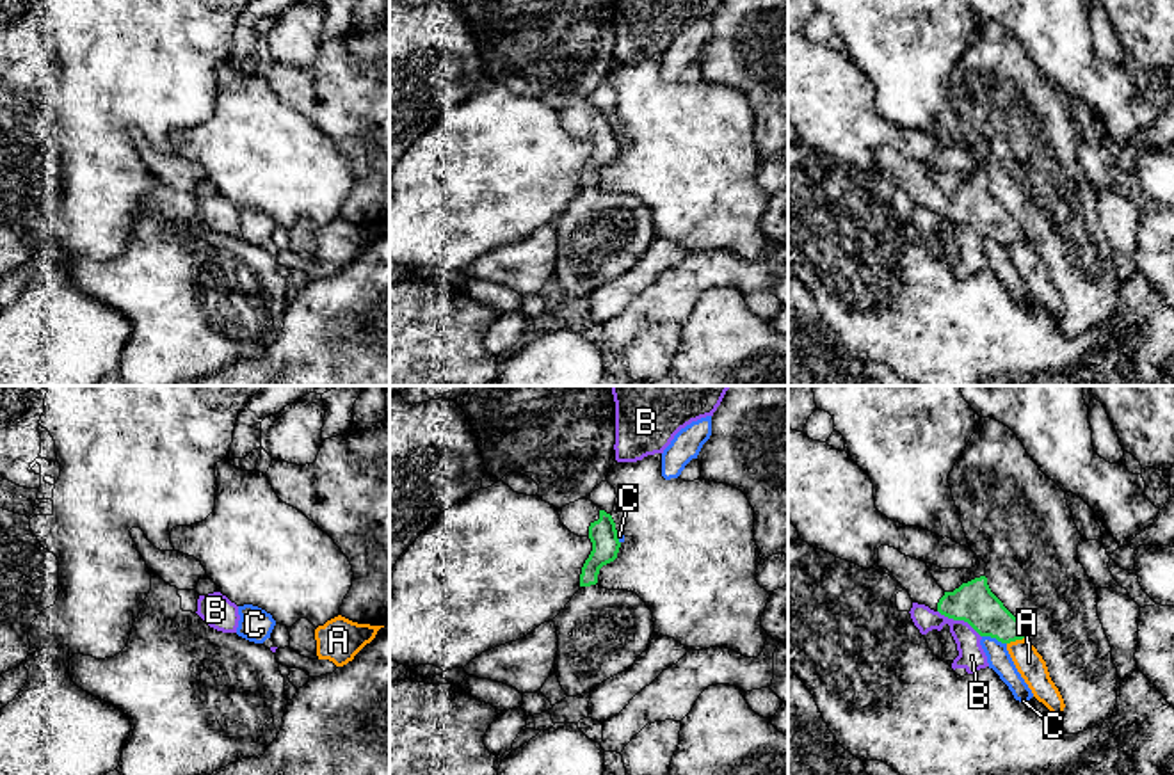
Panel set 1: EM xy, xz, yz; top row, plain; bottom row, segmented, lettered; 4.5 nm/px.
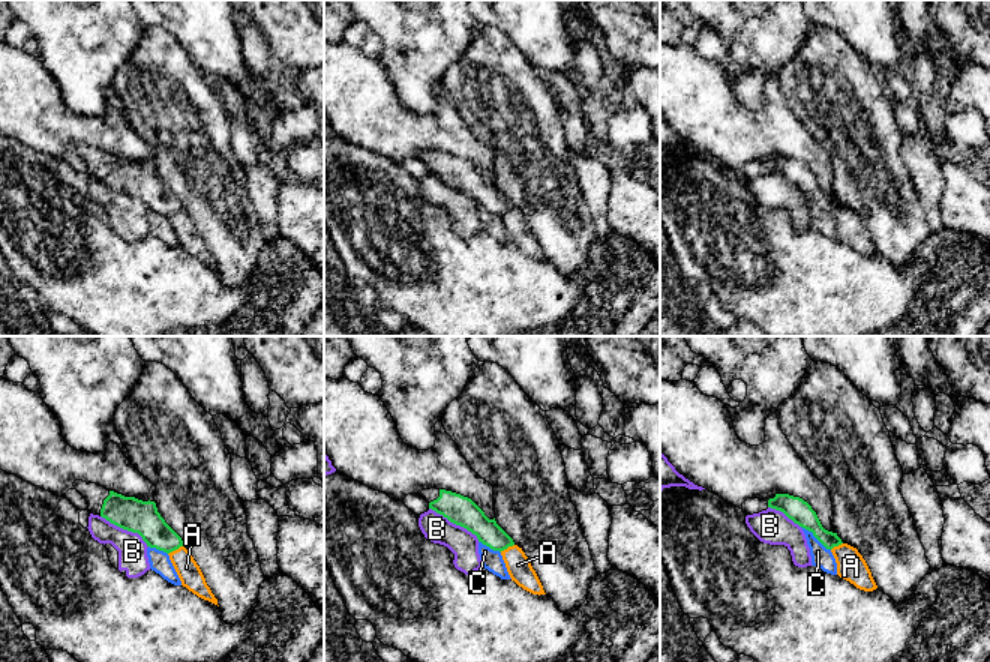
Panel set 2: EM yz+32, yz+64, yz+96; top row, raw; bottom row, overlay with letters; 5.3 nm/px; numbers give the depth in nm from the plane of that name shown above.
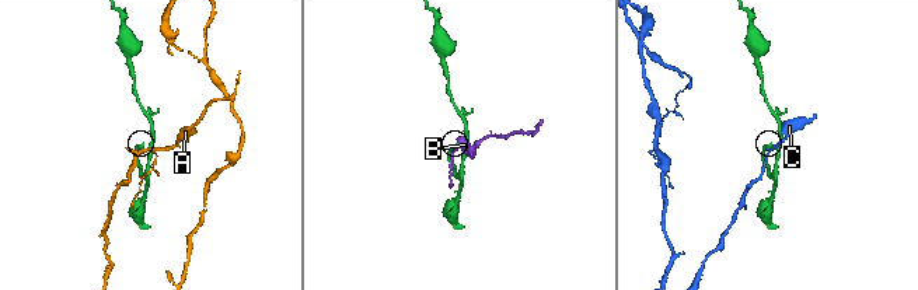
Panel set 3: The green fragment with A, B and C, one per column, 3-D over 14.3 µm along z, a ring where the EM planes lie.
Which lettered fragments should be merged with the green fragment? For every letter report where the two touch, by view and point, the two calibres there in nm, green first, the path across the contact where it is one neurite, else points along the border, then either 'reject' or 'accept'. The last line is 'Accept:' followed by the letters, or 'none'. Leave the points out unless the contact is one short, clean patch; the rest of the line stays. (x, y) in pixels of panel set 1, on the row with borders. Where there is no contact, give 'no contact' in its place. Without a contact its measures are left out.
A: contact yz (1016, 639); calibres 190 and 120 nm; reject
B: contact yz (959, 619); calibres 190 and 120 nm; border yz (938, 610), (948, 617), (963, 619), (981, 637); reject
C: contact yz (995, 637); calibres 190 and 110 nm; reject
Accept: none

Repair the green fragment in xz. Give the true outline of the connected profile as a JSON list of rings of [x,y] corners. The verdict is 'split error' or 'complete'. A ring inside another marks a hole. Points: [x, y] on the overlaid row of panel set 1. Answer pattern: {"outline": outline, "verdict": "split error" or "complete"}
{"outline": [[[578,499],[559,508],[560,523],[578,537],[589,537],[592,551],[580,574],[580,587],[598,583],[599,569],[617,558],[621,542],[610,514],[589,499]]], "verdict": "split error"}

